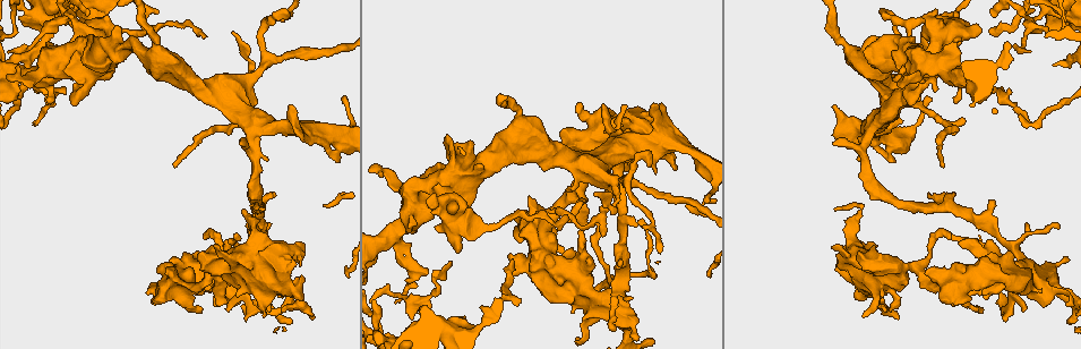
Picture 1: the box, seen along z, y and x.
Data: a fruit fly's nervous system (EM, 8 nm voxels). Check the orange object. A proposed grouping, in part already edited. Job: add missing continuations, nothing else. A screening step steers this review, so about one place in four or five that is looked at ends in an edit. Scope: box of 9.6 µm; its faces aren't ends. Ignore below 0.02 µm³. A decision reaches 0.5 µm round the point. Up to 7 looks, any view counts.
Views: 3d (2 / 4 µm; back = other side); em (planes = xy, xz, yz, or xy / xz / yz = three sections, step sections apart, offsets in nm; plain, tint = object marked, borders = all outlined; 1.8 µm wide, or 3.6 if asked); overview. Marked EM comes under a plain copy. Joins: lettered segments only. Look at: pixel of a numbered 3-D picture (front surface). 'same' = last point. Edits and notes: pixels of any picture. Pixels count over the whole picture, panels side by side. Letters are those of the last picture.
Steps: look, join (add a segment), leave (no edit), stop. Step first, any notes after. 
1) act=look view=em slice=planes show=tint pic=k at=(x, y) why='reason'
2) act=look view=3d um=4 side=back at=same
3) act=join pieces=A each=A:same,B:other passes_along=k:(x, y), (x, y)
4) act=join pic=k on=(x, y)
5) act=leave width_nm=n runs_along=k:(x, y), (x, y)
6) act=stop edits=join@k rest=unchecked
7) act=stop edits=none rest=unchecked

act=look view=3d um=4 pic=1 at=(201, 251) why='stops while still wide'

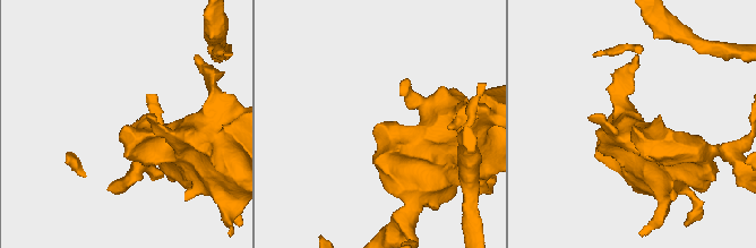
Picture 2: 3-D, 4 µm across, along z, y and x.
act=look view=em slice=xz step=8 show=tint pic=2 at=(379, 124) why='now the EM'

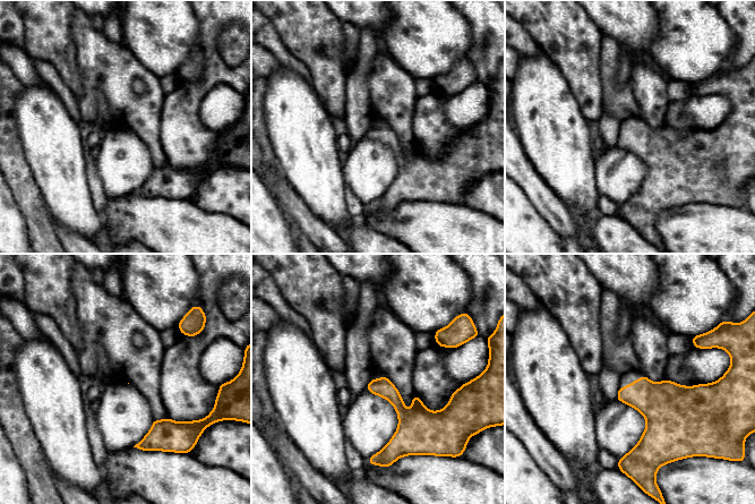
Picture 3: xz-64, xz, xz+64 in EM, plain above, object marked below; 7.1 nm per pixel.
act=look view=em slice=xz step=8 show=borders at=same why='what lies round it'

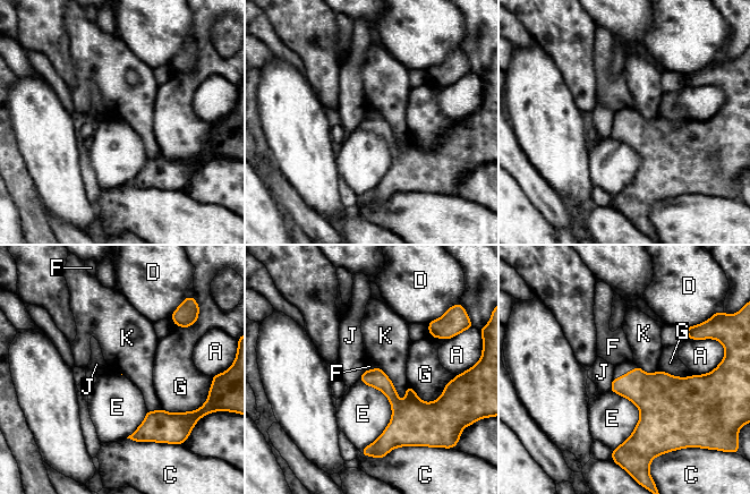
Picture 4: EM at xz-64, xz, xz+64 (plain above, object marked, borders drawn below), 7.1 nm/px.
act=leave each=A:other,C:other,D:other,E:other,F:other,G:other,J:other,K:other border=4:(637, 366), (613, 378) found='no lettered segment goes on from it'

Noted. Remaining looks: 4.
act=look view=3d um=2 pic=1 at=(270, 311) why='an open end'

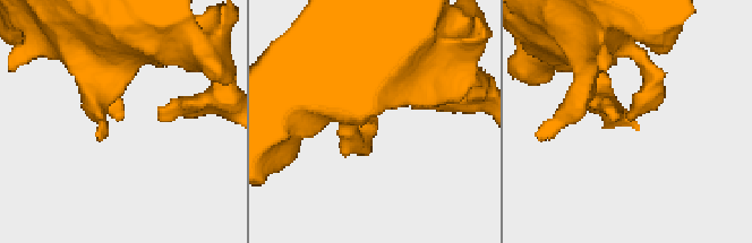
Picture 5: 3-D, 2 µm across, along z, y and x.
act=look view=em slice=xy step=4 show=tint pic=5 at=(118, 116) why='now the EM'

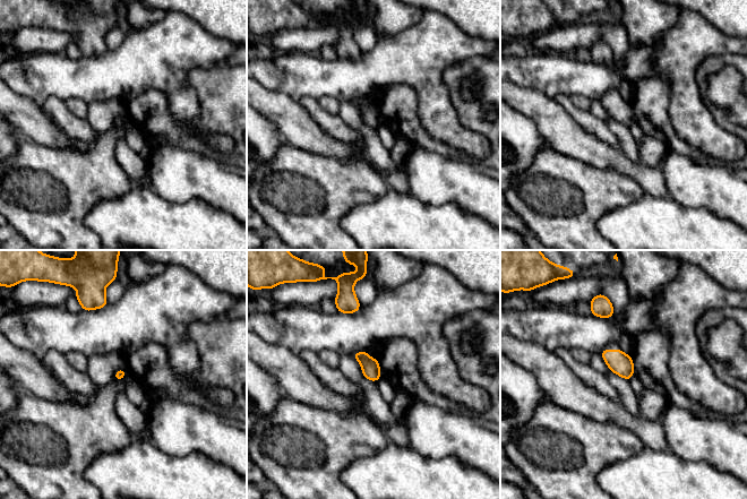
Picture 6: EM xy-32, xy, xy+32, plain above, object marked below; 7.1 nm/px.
act=look view=em slice=xy step=4 show=borders at=same why='what lies round it'

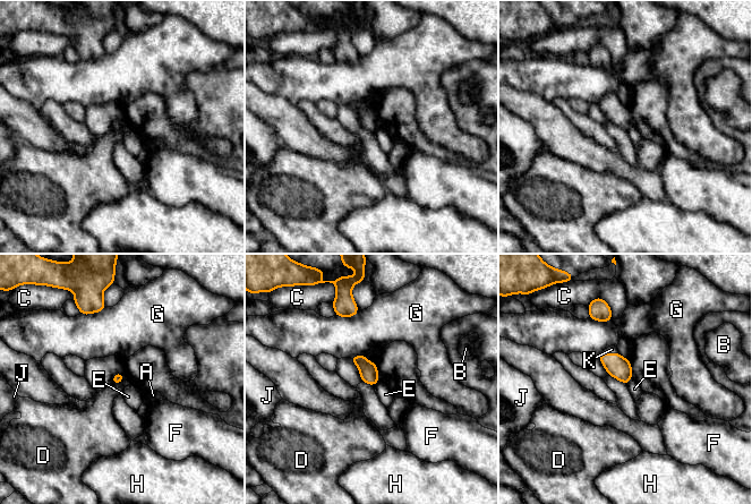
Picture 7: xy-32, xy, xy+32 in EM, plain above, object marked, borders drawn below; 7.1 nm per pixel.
act=leave longest_contact=G:190nm each=A:other,B:other,C:other,D:other,E:other,F:other,G:other,H:other,J:other,K:other border=7:(609, 375), (625, 384) found='no lettered segment goes on from it'

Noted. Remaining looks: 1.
act=stop edits=none rest=unchecked

